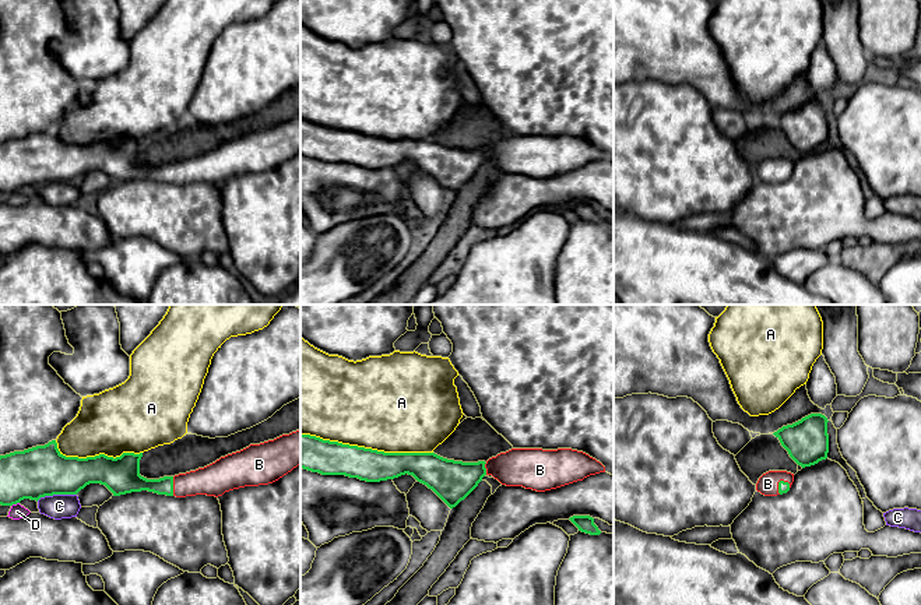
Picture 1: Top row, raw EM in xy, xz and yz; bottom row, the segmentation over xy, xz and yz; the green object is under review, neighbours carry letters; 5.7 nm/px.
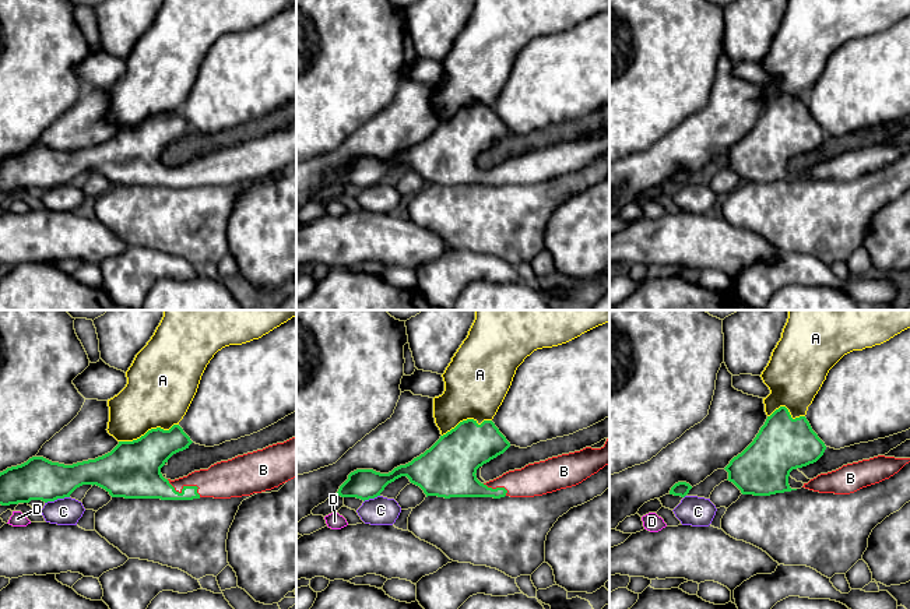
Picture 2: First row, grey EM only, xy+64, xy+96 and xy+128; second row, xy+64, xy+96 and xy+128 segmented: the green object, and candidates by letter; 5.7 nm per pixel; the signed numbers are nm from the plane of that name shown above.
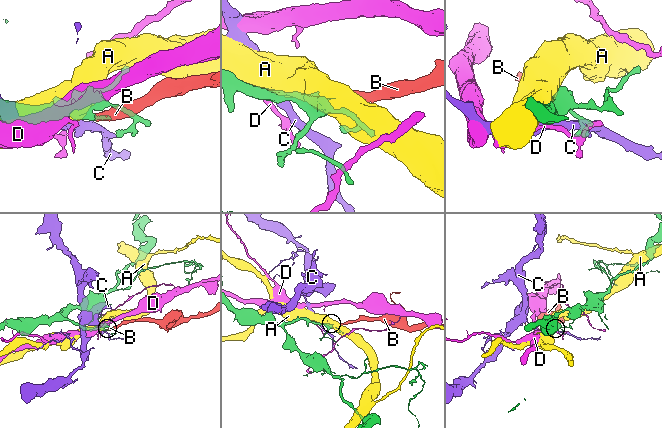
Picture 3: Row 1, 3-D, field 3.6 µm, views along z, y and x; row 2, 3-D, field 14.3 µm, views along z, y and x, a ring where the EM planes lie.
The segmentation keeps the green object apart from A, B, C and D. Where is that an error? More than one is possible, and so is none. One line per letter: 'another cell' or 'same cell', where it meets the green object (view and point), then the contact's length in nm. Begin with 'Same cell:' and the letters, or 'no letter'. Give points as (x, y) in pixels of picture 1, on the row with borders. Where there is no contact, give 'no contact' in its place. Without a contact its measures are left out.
Same cell: B
A: another cell | xz (366, 449) | 750 nm
B: same cell | yz (779, 484) | 90 nm
C: another cell | xy (56, 493) | 240 nm
D: another cell | xy (14, 503) | 50 nm

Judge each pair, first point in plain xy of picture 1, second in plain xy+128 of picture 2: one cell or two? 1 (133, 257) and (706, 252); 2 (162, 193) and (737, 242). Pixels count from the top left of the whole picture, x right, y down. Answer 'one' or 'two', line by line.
1: two
2: two

